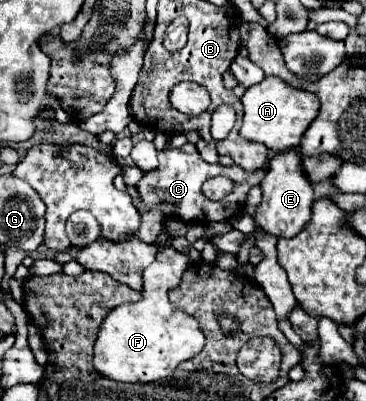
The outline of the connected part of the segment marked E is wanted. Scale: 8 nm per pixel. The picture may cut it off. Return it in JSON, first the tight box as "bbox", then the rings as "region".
{"bbox":[256,148,314,236],"region":[[[294,148],[282,154],[276,154],[268,166],[270,170],[266,172],[260,188],[262,188],[262,202],[256,208],[256,224],[266,230],[266,234],[272,236],[296,236],[310,220],[310,210],[314,204],[314,188],[308,180],[308,176],[304,176],[304,170],[300,168],[300,152],[296,152]]]}

